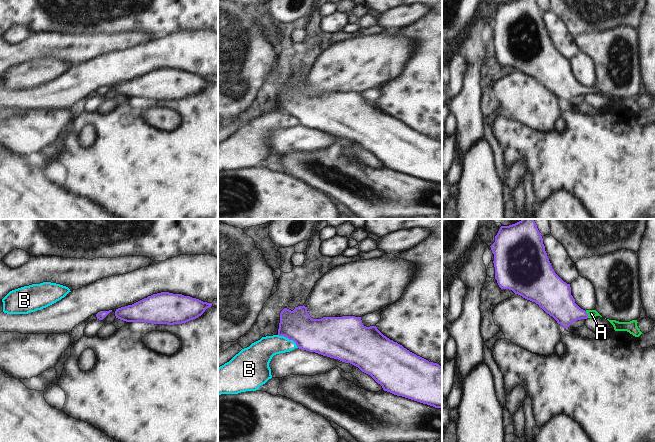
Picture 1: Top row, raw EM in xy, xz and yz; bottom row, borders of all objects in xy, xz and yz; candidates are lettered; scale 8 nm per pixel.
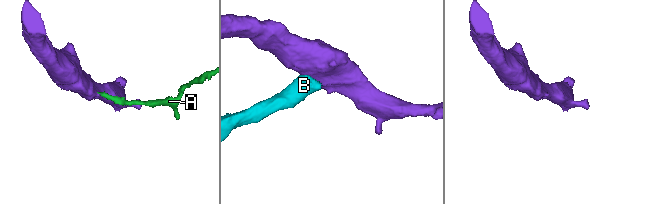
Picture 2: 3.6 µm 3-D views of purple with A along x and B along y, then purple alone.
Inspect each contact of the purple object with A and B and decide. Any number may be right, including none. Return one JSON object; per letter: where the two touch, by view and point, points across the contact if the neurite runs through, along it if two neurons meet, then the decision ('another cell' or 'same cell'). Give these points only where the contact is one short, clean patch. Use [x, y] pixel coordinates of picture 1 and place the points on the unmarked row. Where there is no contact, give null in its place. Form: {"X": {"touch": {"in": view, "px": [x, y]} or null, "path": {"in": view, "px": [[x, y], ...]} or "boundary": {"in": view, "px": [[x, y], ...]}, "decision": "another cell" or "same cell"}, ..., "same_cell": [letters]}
{"A": {"touch": {"in": "yz", "px": [587, 90]}, "path": {"in": "yz", "px": [[559, 79], [568, 88], [587, 90], [591, 89]]}, "decision": "same cell"}, "B": {"touch": {"in": "xz", "px": [289, 115]}, "boundary": {"in": "xz", "px": [[278, 110], [291, 115], [298, 123]]}, "decision": "another cell"}, "same_cell": ["A"]}

